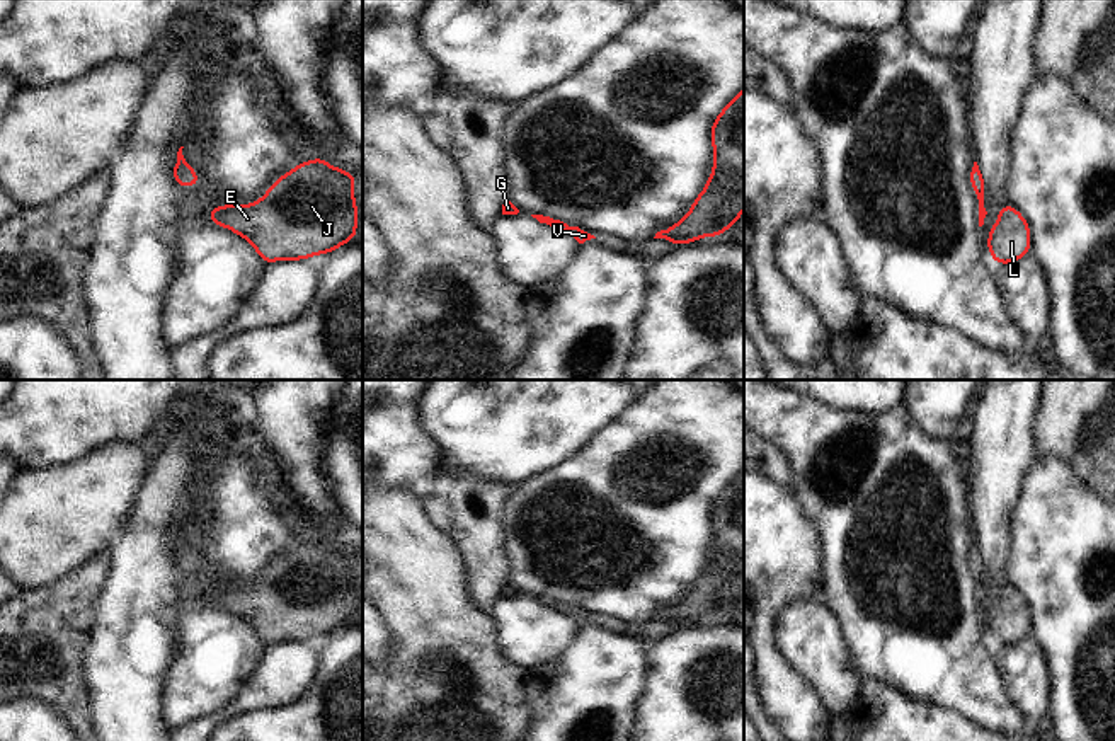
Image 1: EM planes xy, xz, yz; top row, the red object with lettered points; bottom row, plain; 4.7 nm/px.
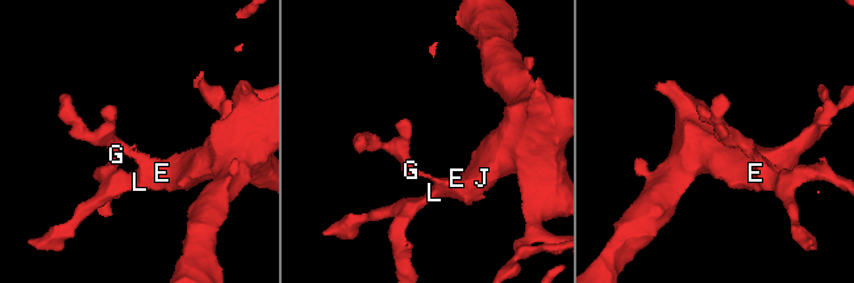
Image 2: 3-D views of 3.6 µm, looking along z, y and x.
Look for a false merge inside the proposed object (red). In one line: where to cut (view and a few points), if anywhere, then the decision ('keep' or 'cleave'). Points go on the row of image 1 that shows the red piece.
cut none; keep

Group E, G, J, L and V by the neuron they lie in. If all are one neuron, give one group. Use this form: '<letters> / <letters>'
E G J L V

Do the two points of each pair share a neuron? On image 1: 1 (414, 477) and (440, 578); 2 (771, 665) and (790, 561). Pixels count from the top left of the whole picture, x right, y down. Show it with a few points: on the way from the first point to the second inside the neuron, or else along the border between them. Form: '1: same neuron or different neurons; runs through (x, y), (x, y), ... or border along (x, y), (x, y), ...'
1: different neurons; border along (380, 486), (402, 486), (423, 499)
2: same neuron; runs through (763, 639), (763, 598), (766, 586)

